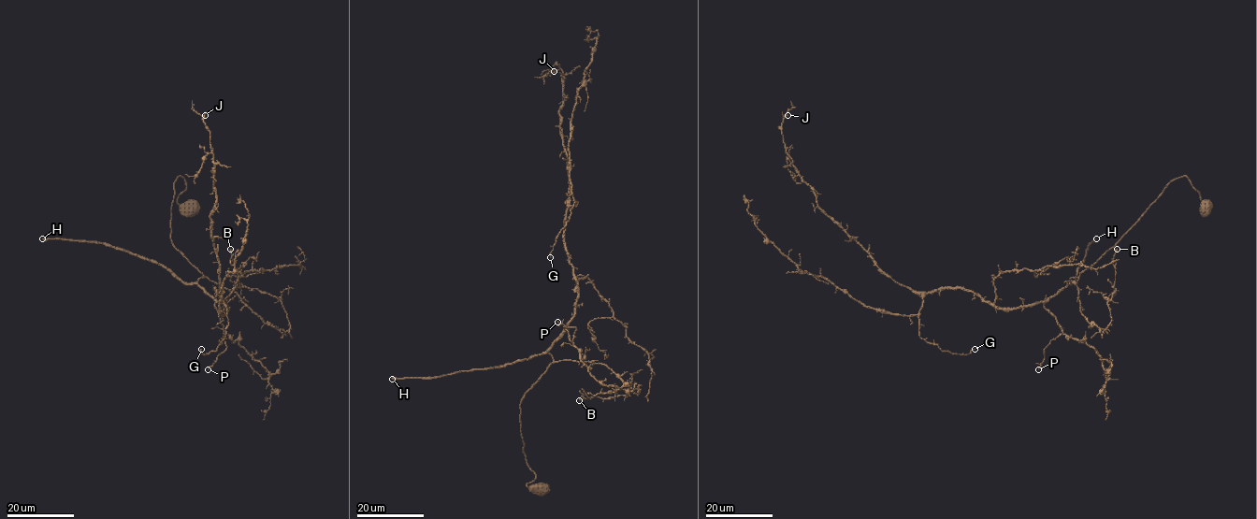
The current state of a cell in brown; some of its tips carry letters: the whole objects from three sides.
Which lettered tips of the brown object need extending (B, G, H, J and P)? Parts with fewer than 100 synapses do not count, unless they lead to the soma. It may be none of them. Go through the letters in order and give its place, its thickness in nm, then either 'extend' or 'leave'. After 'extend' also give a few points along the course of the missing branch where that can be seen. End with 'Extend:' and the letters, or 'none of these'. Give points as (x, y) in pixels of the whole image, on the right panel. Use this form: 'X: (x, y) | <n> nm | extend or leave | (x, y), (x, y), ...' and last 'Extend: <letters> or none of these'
B: (1117, 249) | 360 nm | leave
G: (975, 349) | 100 nm | leave
H: (1096, 238) | 500 nm | extend
J: (787, 115) | 100 nm | leave
P: (1038, 369) | 90 nm | leave
Extend: H

